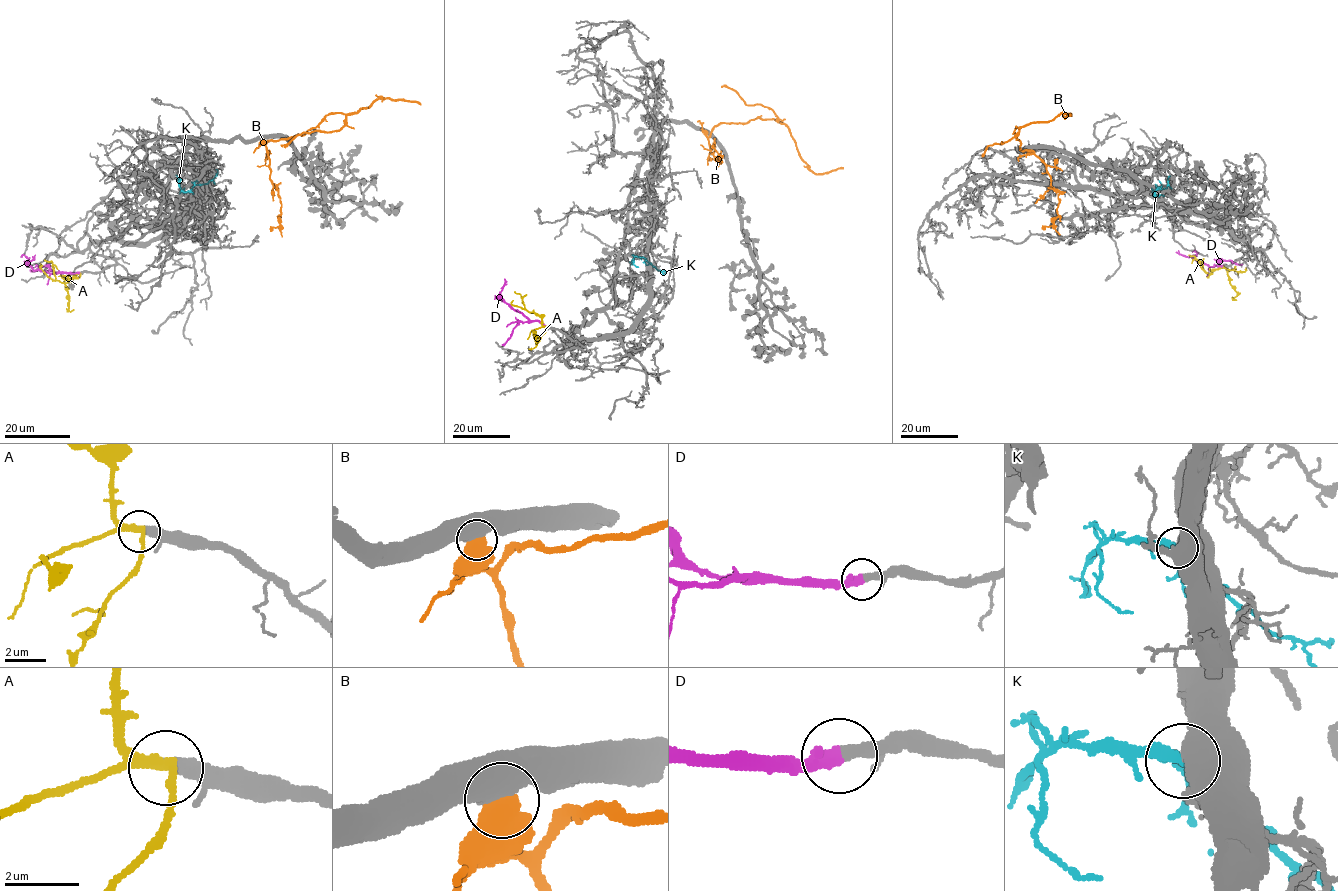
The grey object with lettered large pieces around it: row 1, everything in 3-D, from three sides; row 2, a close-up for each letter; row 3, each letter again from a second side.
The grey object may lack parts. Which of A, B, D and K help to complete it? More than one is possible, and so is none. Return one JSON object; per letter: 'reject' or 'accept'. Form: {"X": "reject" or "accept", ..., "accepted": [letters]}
{"A": "reject", "B": "reject", "D": "accept", "K": "accept", "accepted": ["D", "K"]}

